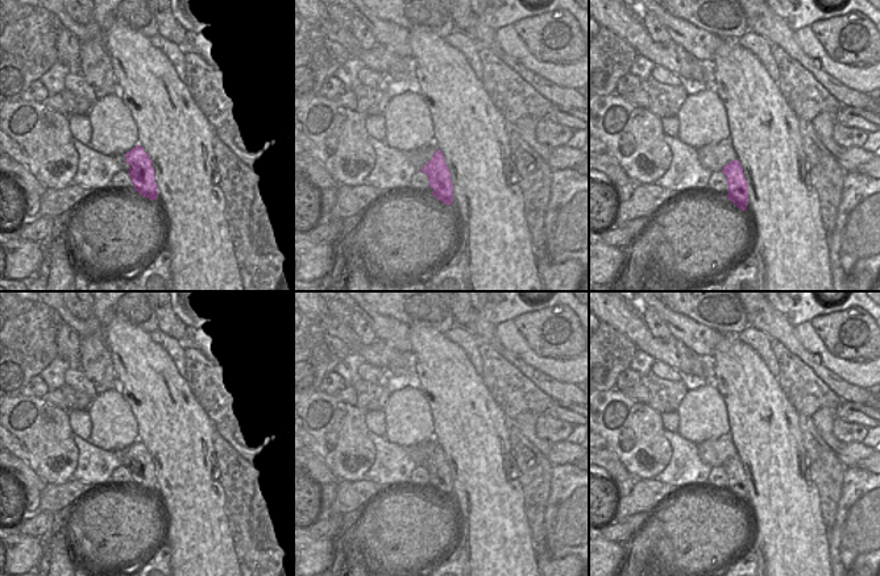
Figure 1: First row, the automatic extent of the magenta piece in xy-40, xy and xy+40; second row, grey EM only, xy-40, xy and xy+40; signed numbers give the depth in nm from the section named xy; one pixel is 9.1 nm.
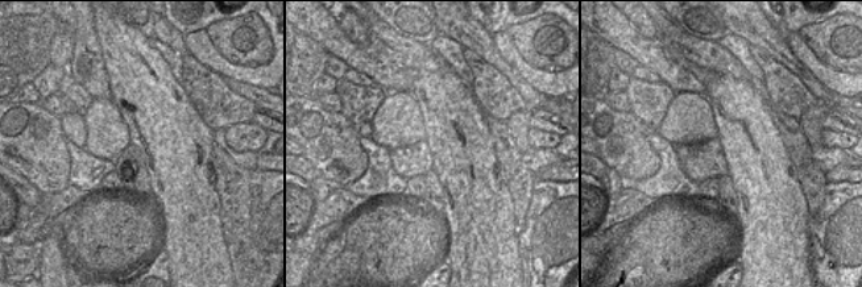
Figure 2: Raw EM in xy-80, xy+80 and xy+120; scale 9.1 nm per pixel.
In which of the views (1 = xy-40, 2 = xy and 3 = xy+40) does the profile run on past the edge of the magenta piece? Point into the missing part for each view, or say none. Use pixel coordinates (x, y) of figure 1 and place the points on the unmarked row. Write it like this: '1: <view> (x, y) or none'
1: xy-40 (125, 461)
2: none
3: none

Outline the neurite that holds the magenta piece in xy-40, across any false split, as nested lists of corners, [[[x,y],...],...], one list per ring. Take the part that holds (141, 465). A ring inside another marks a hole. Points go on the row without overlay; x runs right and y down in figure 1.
[[[141,440],[123,451],[123,465],[130,471],[137,488],[150,496],[157,496],[158,481],[153,457]]]

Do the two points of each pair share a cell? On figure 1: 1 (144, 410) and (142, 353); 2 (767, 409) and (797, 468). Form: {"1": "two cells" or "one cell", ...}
{"1": "one cell", "2": "one cell"}

